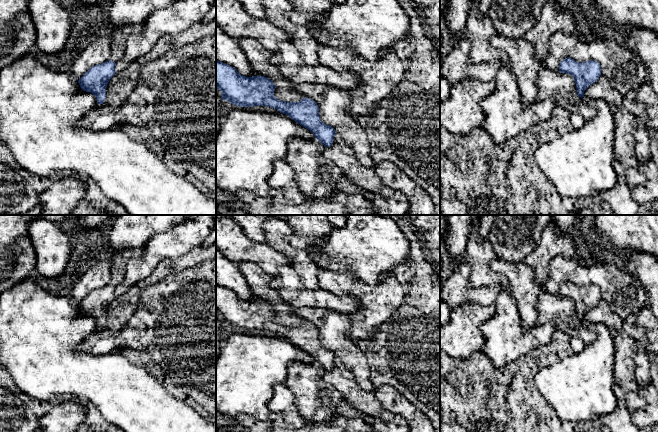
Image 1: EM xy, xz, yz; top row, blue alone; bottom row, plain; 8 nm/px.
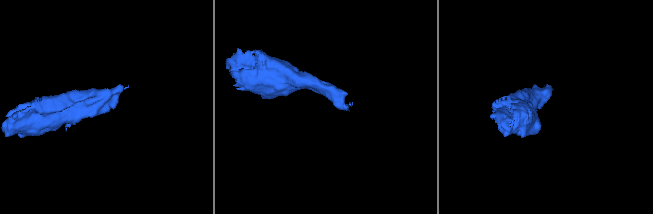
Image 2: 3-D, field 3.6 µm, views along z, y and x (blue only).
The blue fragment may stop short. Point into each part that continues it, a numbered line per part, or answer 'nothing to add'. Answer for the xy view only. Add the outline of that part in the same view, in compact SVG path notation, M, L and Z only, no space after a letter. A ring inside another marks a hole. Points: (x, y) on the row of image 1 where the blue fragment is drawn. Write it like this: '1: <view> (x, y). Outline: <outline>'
1: xy (118, 36). Outline: M125 24L122 25L115 30L110 32L110 36L112 39L111 44L111 61L117 63L119 62L125 54L125 39L133 34L138 32L142 28L141 24Z

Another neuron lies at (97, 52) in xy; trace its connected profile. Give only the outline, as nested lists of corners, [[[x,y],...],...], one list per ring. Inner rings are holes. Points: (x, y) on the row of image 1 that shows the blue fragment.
[[[110,34],[89,43],[74,61],[74,75],[81,78],[91,67],[108,61],[111,56],[111,44]]]

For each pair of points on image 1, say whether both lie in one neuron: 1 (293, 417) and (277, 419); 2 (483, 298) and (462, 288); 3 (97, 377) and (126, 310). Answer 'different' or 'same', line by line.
1: different
2: same
3: different

